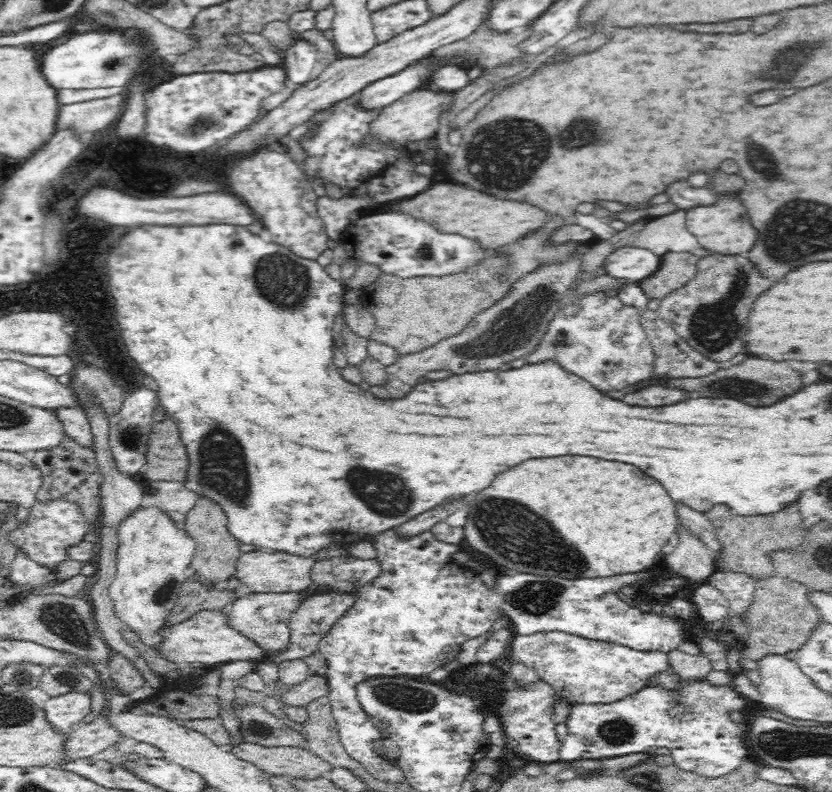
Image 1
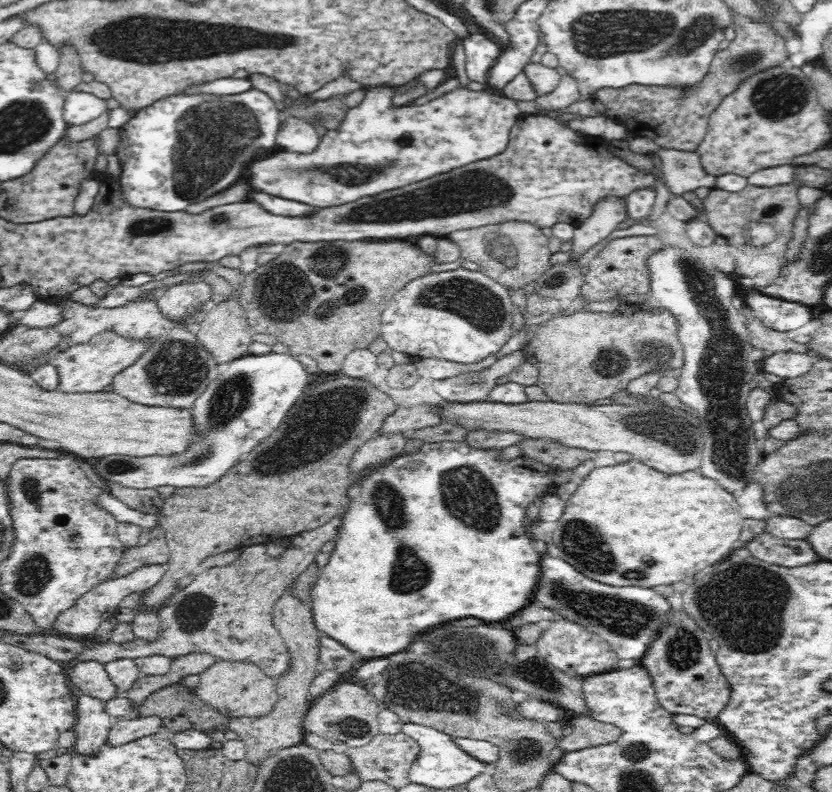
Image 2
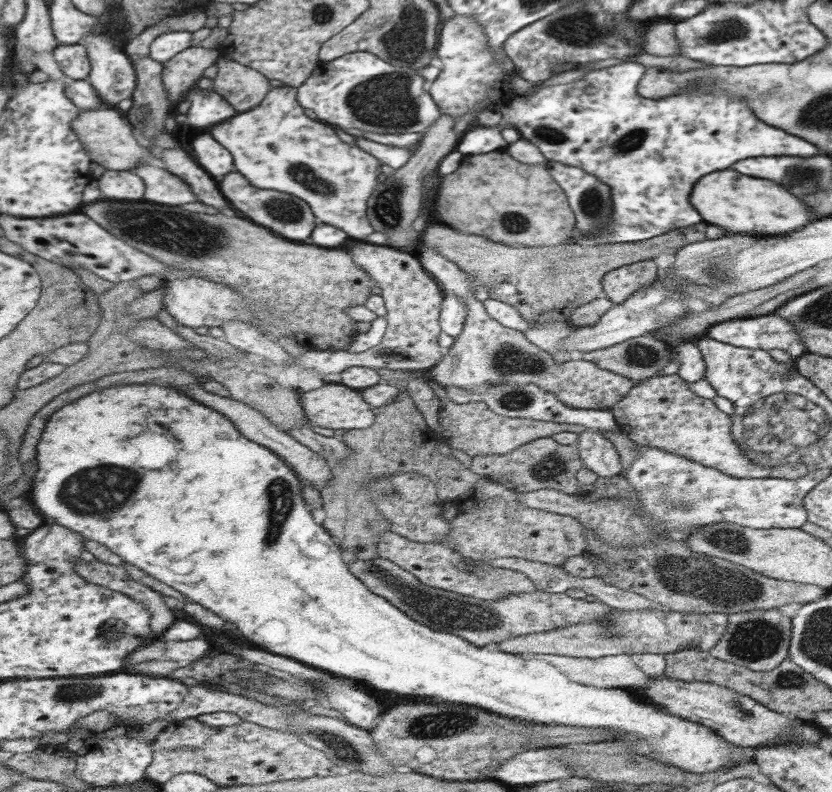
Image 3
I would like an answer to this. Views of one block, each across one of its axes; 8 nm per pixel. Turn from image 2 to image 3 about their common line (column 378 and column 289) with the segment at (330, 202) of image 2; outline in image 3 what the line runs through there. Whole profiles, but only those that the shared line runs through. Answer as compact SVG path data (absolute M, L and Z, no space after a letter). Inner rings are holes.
M282 86L271 89L270 94L259 106L247 112L238 112L232 119L227 119L216 126L217 128L213 127L211 130L211 134L233 153L237 170L246 177L249 176L249 182L253 186L303 198L305 202L311 204L317 218L345 230L351 238L361 240L374 232L365 218L365 202L375 188L375 176L379 176L379 164L382 162L357 145L343 142L337 136L335 126L317 118L315 120L309 118L305 114L305 107L298 100L298 88Z

